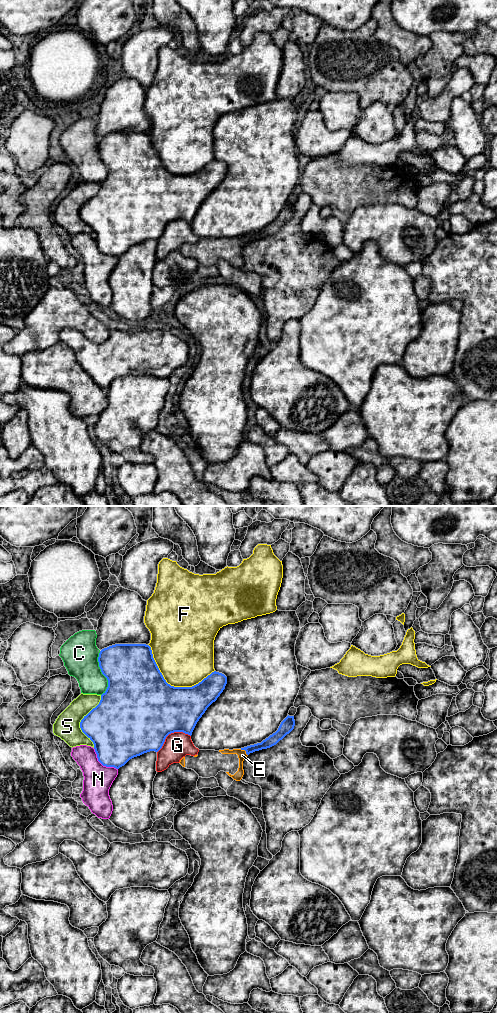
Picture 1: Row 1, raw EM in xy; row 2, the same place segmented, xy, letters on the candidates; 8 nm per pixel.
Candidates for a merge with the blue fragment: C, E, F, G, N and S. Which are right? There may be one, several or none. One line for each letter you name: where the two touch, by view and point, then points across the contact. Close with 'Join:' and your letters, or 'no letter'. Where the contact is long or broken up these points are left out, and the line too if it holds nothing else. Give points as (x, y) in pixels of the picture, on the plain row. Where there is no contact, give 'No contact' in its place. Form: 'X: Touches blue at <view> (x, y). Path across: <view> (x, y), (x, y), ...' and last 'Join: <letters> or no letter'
Join: no letter

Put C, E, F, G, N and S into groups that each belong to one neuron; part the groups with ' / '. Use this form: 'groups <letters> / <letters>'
groups C / E / F / G / N / S

